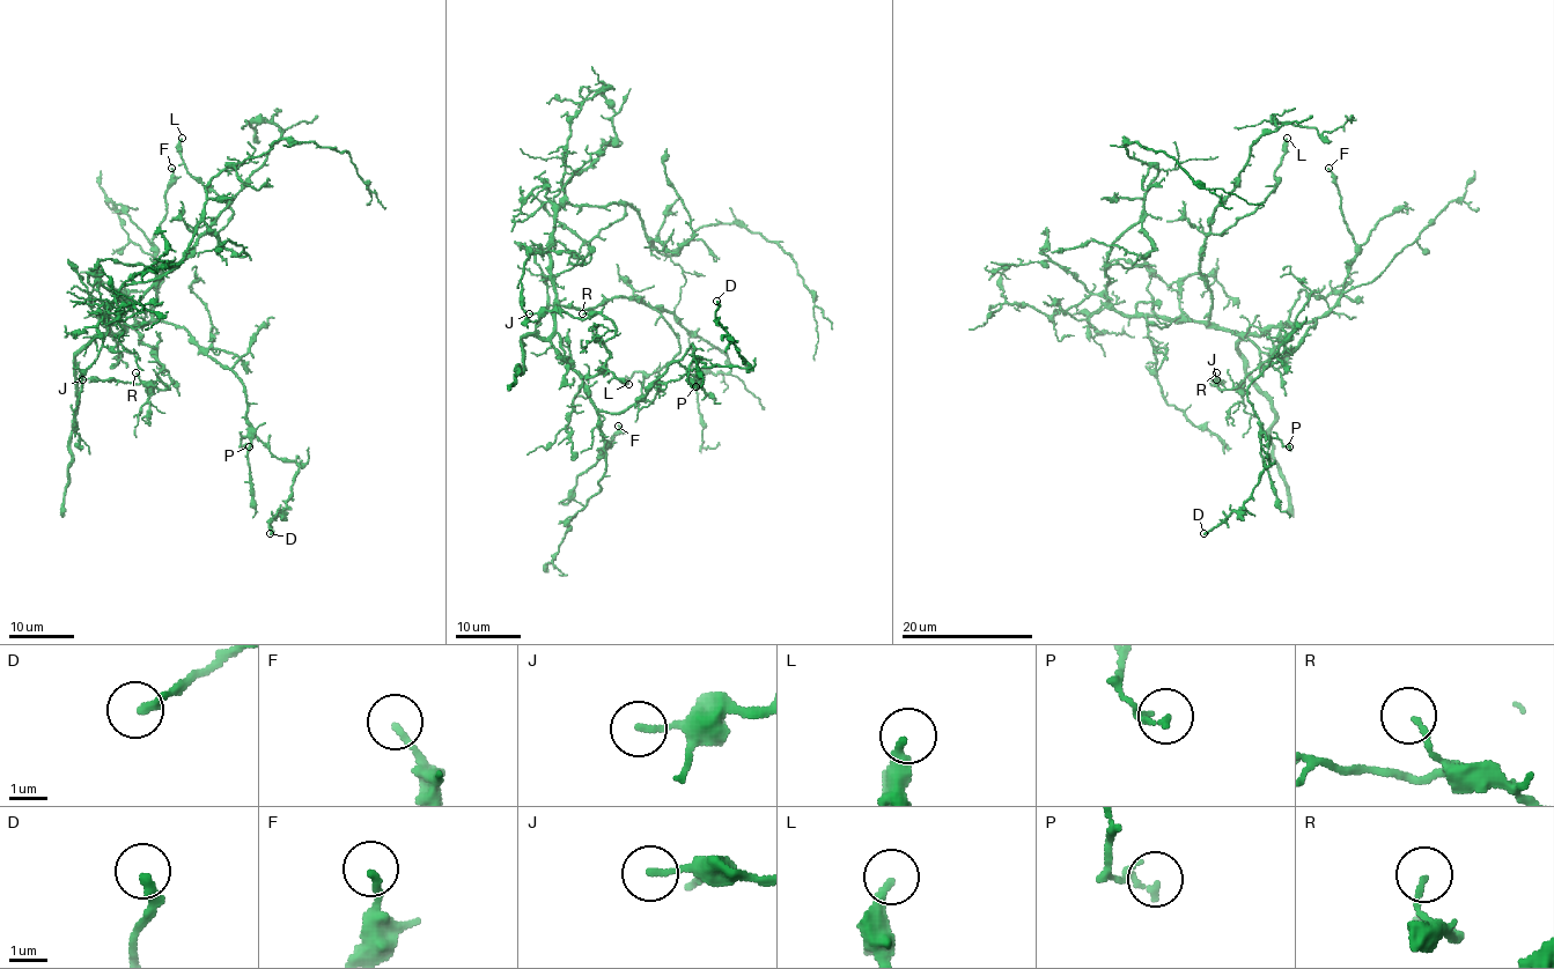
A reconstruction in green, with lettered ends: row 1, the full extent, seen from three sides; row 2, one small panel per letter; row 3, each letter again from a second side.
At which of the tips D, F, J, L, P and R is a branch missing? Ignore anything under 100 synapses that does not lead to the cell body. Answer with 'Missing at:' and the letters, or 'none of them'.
Missing at: none of them

